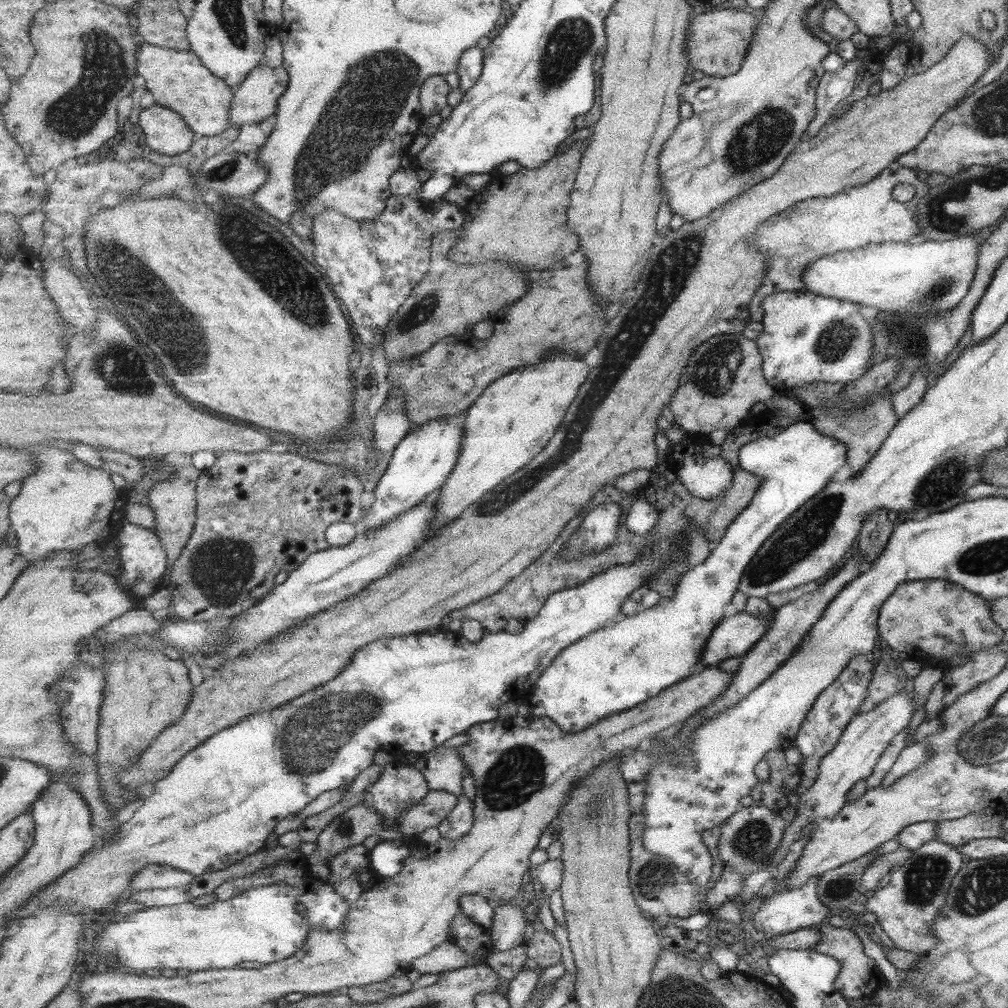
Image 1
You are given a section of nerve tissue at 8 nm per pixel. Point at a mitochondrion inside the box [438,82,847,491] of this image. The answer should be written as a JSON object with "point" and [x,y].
{"point":[760,139]}

